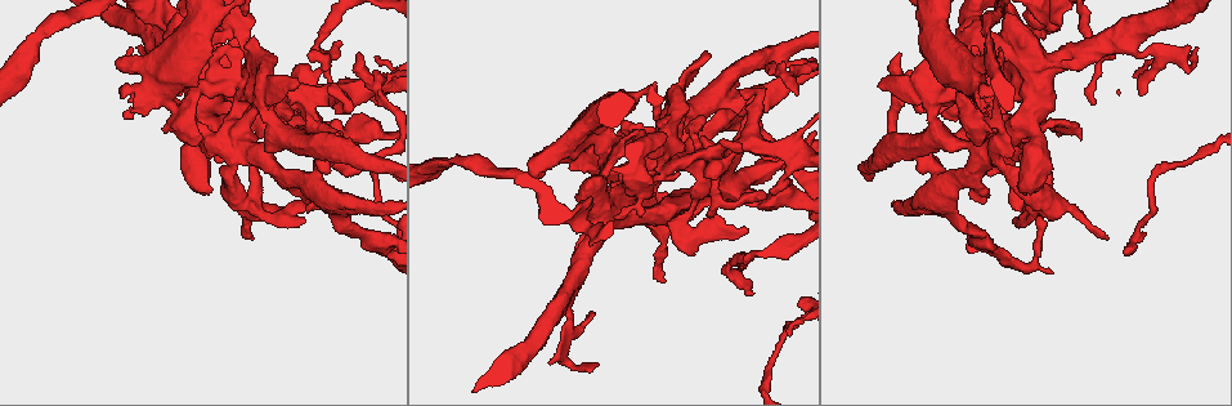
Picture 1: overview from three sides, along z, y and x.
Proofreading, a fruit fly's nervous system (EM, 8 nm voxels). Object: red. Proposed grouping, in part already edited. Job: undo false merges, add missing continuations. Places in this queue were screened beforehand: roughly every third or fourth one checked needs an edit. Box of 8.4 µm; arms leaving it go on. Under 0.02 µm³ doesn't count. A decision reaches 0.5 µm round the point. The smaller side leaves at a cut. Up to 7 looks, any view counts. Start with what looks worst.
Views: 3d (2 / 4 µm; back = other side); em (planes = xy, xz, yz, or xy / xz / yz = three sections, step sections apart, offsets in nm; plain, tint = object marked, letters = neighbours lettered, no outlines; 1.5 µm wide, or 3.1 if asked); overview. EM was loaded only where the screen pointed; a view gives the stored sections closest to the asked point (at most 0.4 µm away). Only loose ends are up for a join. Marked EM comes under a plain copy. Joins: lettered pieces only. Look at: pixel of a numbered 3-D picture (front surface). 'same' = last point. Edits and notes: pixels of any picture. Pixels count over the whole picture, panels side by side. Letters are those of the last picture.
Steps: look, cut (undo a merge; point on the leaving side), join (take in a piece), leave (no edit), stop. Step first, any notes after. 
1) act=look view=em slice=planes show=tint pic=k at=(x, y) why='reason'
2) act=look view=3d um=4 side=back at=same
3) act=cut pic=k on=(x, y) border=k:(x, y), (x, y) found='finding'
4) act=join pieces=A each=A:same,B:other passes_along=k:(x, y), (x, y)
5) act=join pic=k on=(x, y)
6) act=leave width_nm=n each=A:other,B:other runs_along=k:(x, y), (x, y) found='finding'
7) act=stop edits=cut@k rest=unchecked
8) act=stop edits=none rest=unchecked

act=look view=em slice=planes show=letters pic=1 at=(749, 292)

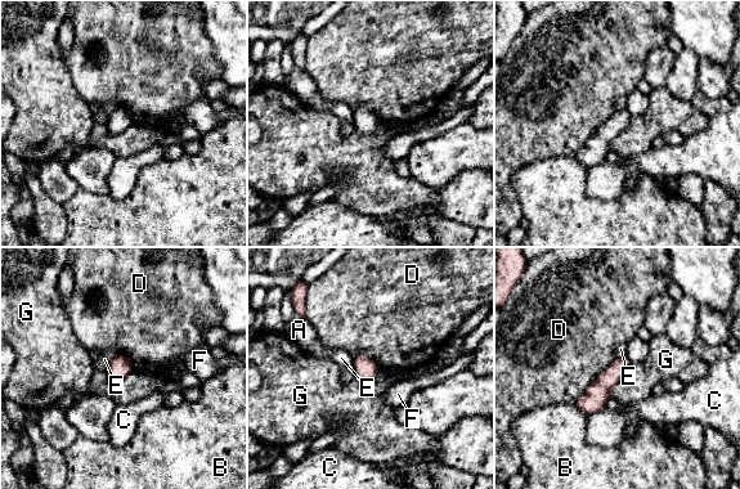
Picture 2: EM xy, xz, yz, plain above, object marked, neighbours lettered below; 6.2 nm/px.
act=leave each=A:other,B:other,C:other,D:other,E:other,F:other,G:other border=2:(614, 358), (574, 402) found='none of them fits'

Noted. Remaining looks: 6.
act=look view=em slice=planes show=letters pic=1 at=(747, 229) why='an open end'

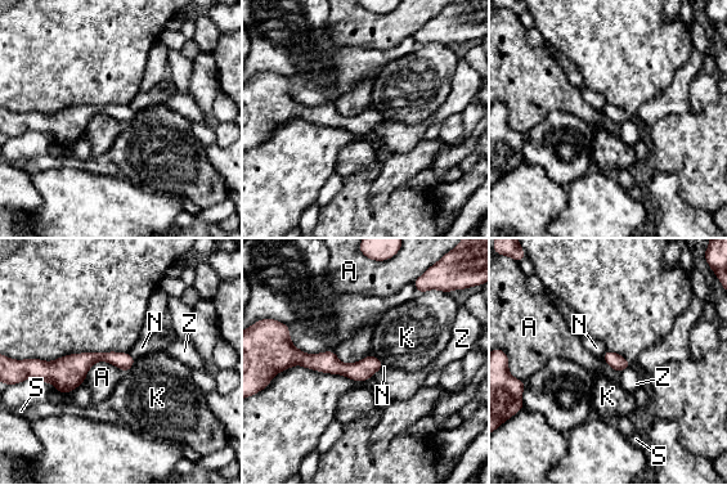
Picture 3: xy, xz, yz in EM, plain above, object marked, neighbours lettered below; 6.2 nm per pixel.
act=leave longest_contact=A:260nm each=A:other,K:other,N:other,S:other,Z:other runs_along=3:(301, 355), (340, 368), (378, 366) found='no lettered piece goes on from it'

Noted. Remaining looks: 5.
act=look view=em slice=planes show=letters pic=1 at=(1138, 93) why='thin end'

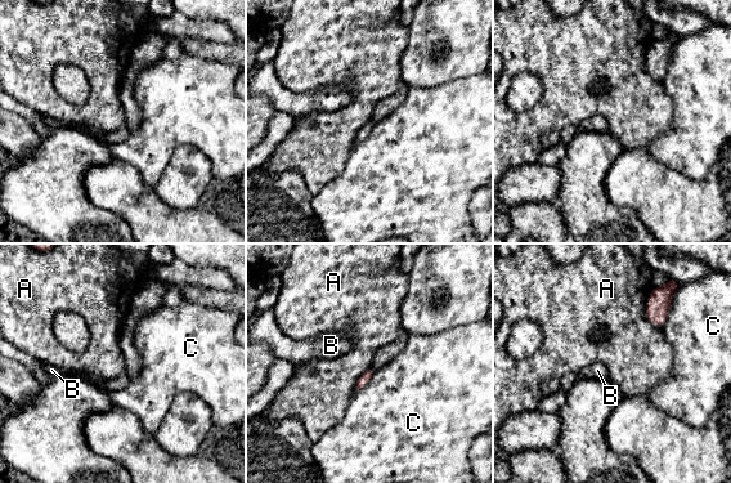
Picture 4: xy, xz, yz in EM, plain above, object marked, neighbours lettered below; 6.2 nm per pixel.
act=leave each=A:other,B:other,C:other border=4:(651, 291), (646, 317), (660, 326) found='no lettered piece goes on from it'

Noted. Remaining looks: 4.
act=stop edits=none rest=unchecked

